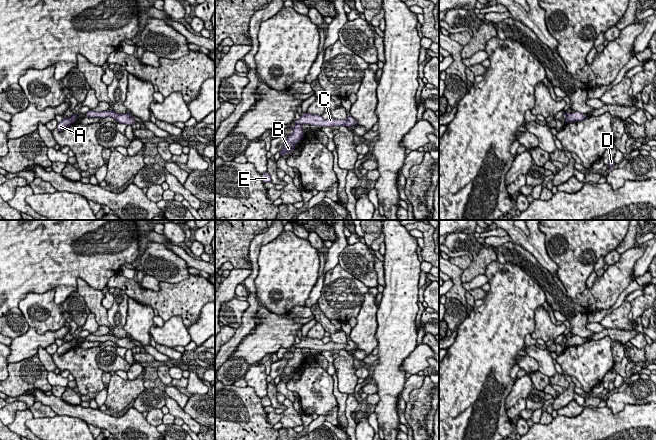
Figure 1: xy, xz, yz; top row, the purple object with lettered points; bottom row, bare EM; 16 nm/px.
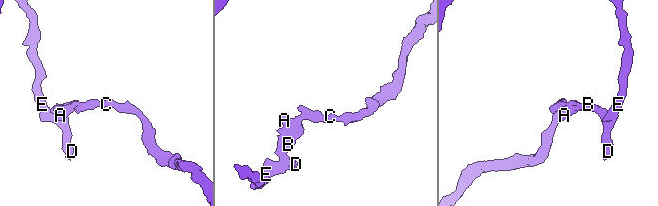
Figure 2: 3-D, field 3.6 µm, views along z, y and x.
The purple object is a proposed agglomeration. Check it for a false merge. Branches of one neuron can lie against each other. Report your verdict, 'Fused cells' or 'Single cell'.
Fused cells

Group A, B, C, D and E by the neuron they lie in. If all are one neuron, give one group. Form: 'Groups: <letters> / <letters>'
Groups: A B D E / C

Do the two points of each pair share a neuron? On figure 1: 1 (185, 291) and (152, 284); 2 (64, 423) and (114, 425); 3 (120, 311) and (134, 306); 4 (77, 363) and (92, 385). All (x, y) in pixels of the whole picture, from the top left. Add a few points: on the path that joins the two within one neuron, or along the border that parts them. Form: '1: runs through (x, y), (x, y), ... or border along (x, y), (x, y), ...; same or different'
1: border along (140, 285), (153, 290), (160, 289); different
2: border along (65, 415), (78, 417), (88, 424); different
3: border along (130, 298), (127, 304), (125, 331); different
4: runs through (82, 368), (88, 375), (89, 380); same

